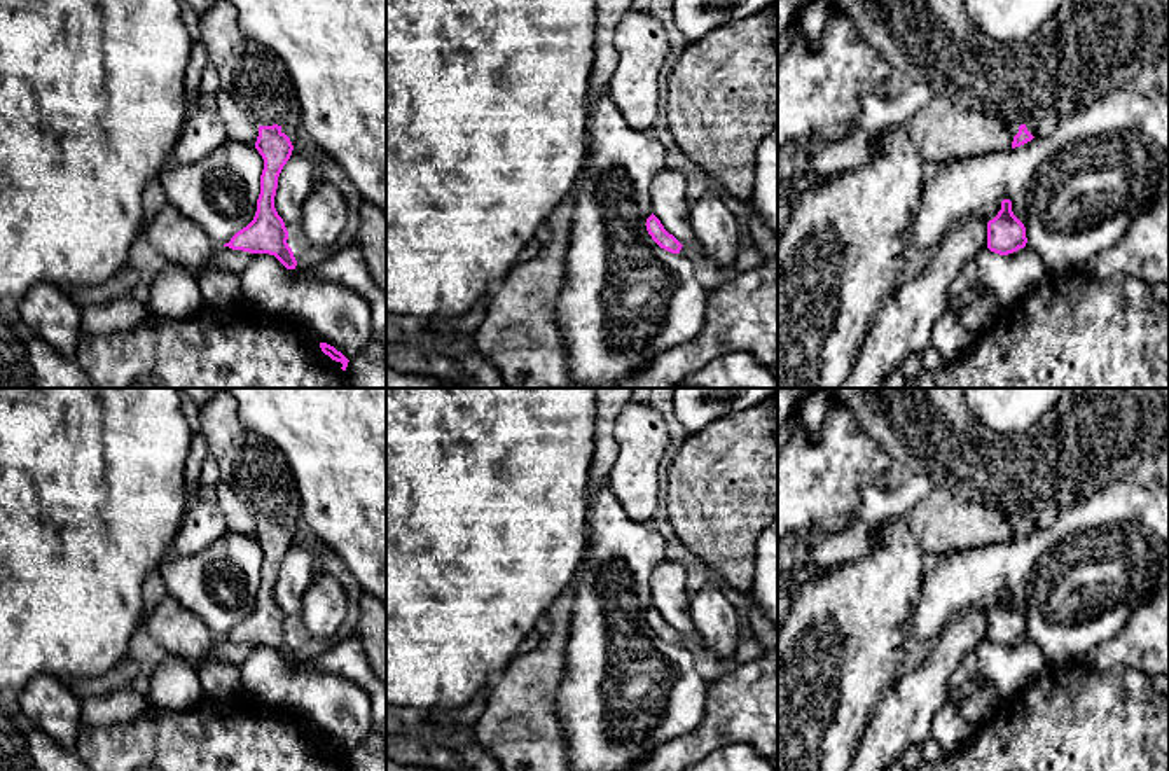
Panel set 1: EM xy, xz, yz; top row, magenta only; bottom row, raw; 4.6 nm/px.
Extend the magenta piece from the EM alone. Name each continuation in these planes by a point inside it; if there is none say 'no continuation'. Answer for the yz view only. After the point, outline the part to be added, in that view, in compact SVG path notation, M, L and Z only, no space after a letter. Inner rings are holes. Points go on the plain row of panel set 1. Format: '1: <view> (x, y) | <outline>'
1: yz (1084, 444) | M828 388L828 392L856 414L863 430L893 458L900 476L926 476L935 486L942 486L963 500L998 509L1012 521L1013 528L1019 524L1019 517L1024 516L1034 530L1045 530L1075 504L1085 502L1115 483L1139 477L1162 451L1162 442L1169 430L1169 404L1155 388L1089 388L1080 397L1073 397L1066 390L1043 420L1029 430L1013 435L998 434L984 427L968 409L965 388Z

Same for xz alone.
no continuation

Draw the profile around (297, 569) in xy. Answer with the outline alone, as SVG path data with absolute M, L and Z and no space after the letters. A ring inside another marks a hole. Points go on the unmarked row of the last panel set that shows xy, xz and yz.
M292 544L278 568L274 600L287 622L302 612L302 596L318 570L318 554L306 545Z

